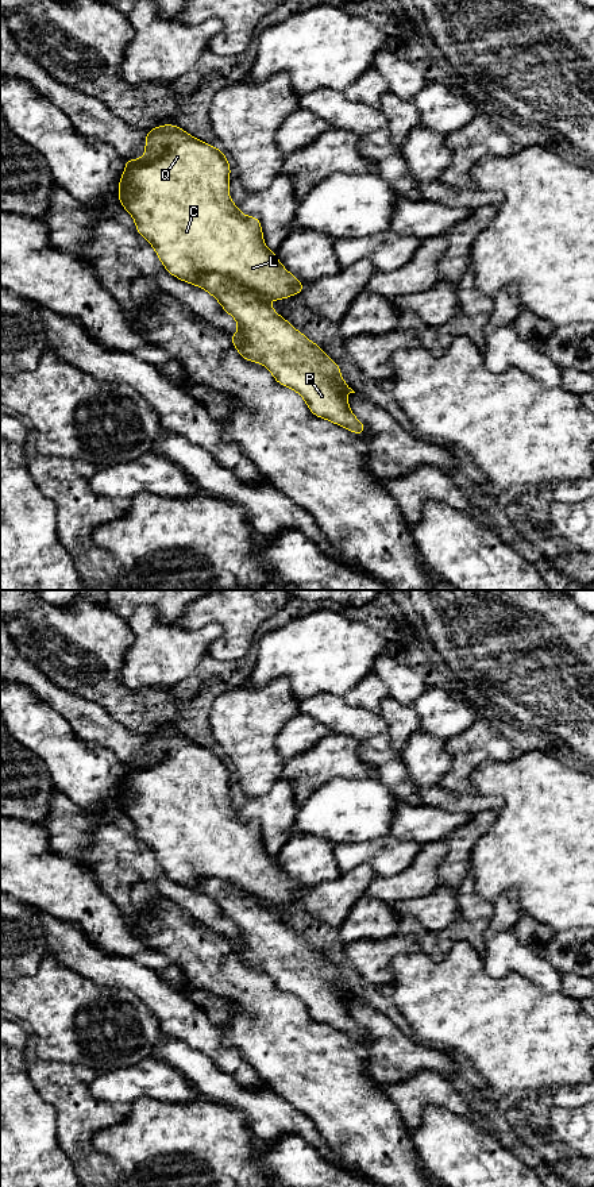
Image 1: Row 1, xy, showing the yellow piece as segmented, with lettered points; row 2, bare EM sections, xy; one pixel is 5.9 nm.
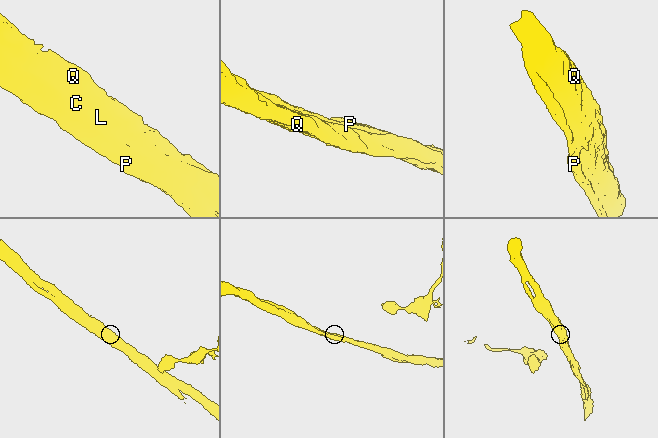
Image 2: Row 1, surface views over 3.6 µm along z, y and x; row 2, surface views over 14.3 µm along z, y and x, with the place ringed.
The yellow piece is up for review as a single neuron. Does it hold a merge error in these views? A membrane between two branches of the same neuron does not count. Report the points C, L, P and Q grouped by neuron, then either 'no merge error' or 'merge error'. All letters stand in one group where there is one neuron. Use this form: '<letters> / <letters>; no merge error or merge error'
C L Q / P; merge error

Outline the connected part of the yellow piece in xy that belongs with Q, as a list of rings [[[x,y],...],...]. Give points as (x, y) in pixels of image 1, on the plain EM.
[[[162,729],[146,736],[144,762],[126,764],[126,775],[119,785],[119,806],[134,822],[136,837],[154,852],[165,875],[184,887],[202,893],[200,879],[219,878],[238,886],[263,905],[285,905],[292,899],[300,902],[305,889],[298,886],[278,866],[274,856],[263,847],[259,822],[244,821],[230,805],[231,772],[224,758],[185,737],[177,729]]]

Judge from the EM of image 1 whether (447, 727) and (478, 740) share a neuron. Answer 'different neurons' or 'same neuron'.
different neurons

